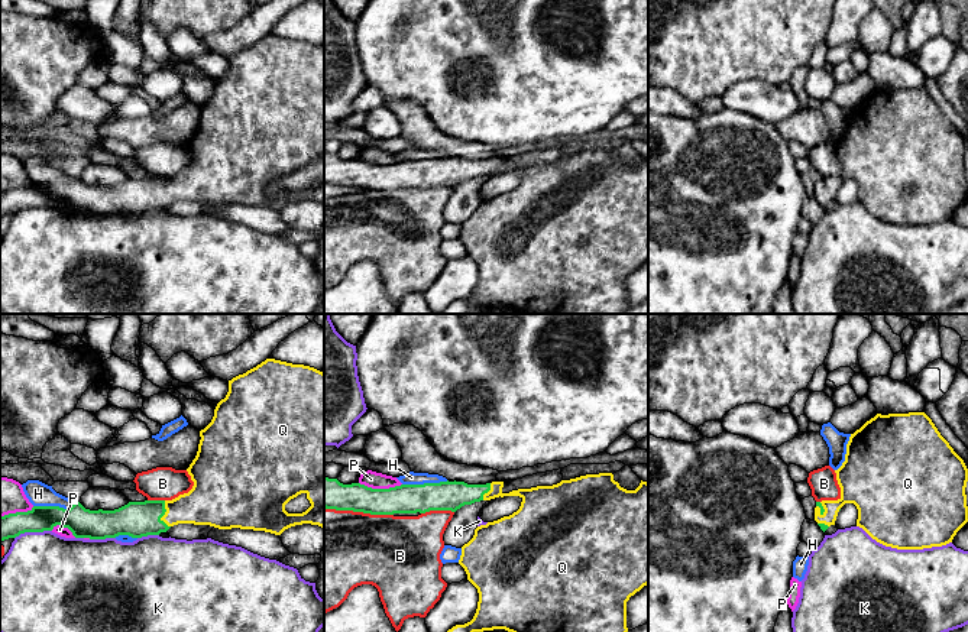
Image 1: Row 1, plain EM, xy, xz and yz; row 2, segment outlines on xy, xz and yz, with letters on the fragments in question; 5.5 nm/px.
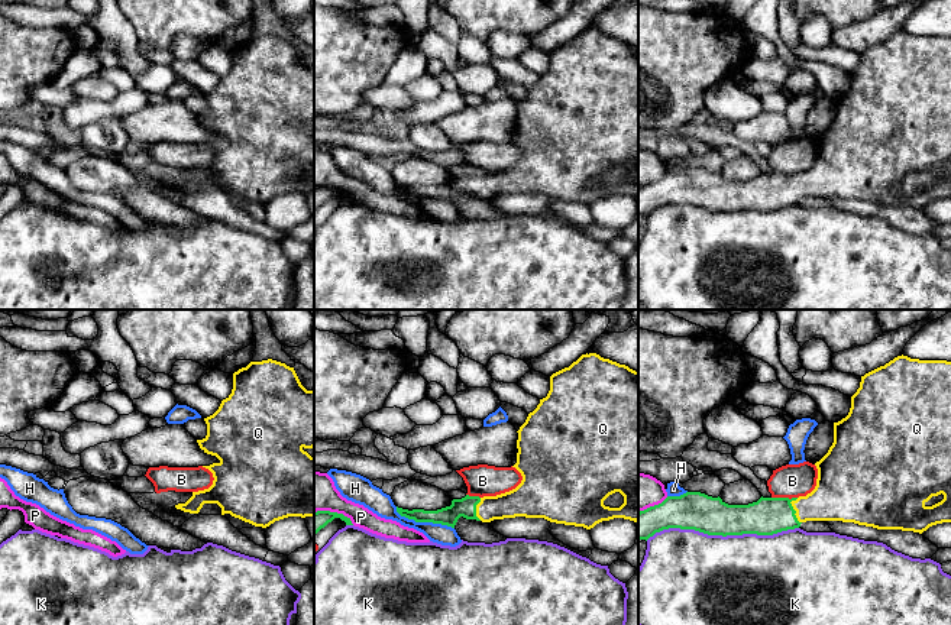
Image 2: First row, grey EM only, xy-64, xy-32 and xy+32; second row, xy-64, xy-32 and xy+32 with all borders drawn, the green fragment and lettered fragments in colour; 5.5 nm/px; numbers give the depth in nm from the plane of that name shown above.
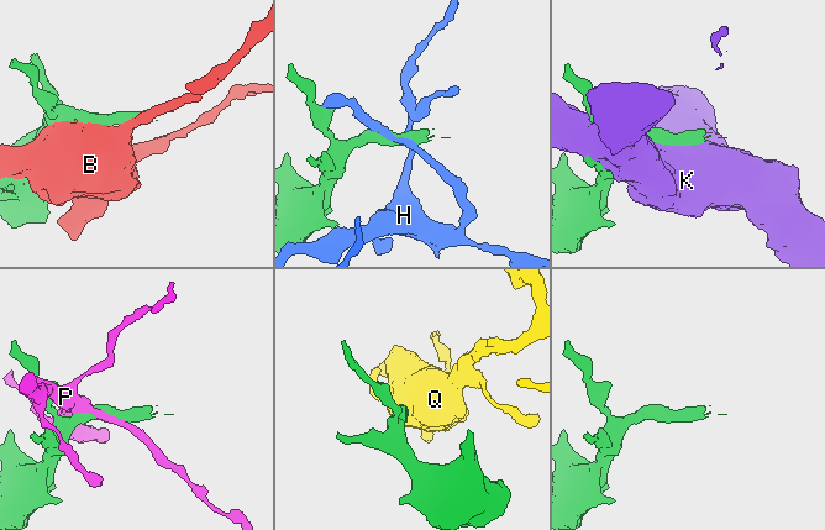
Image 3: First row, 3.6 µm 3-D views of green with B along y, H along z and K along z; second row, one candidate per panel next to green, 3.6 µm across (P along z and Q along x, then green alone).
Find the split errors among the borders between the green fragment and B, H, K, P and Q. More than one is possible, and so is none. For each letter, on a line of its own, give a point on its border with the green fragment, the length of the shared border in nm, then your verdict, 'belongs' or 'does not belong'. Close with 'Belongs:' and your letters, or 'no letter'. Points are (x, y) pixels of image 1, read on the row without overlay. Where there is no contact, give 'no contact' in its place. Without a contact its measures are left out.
B: contact xz (359, 187); length 380 nm; does not belong
H: contact xz (424, 159); length 260 nm; does not belong
K: contact xy (32, 207); length 220 nm; does not belong
P: contact xz (381, 165); length 240 nm; does not belong
Q: contact xy (164, 190); length 160 nm; belongs
Belongs: Q

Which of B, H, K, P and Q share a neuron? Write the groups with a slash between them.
B / H / K / P / Q

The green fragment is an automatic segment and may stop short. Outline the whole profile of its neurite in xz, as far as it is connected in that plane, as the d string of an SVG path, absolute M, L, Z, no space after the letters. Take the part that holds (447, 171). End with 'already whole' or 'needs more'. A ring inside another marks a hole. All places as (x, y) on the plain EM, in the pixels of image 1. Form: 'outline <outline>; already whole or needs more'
outline M612 149L586 150L553 162L502 168L504 158L440 158L372 165L324 152L324 184L370 191L456 188L464 181L504 172L522 175L517 188L475 205L459 240L477 265L473 295L444 314L505 305L517 314L622 314L627 278L648 260L648 159L627 166Z; needs more

